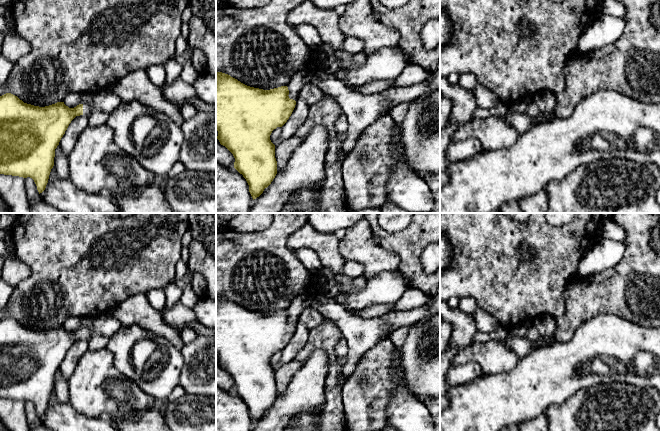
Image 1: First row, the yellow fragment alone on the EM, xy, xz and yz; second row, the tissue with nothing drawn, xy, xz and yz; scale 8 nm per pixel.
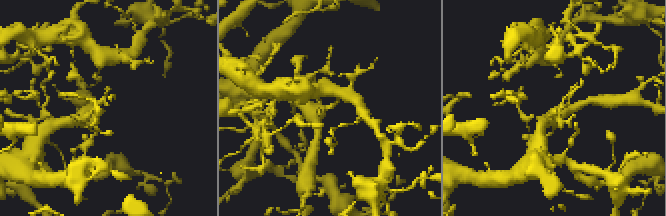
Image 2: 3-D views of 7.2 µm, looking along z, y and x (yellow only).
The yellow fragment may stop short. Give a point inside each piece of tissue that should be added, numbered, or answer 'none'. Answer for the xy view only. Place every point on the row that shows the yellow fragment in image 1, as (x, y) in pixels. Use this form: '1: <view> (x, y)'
1: xy (106, 101)

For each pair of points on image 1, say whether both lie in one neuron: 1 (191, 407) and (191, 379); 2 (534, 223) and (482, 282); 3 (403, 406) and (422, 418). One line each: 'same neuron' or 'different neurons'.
1: different neurons
2: same neuron
3: same neuron

